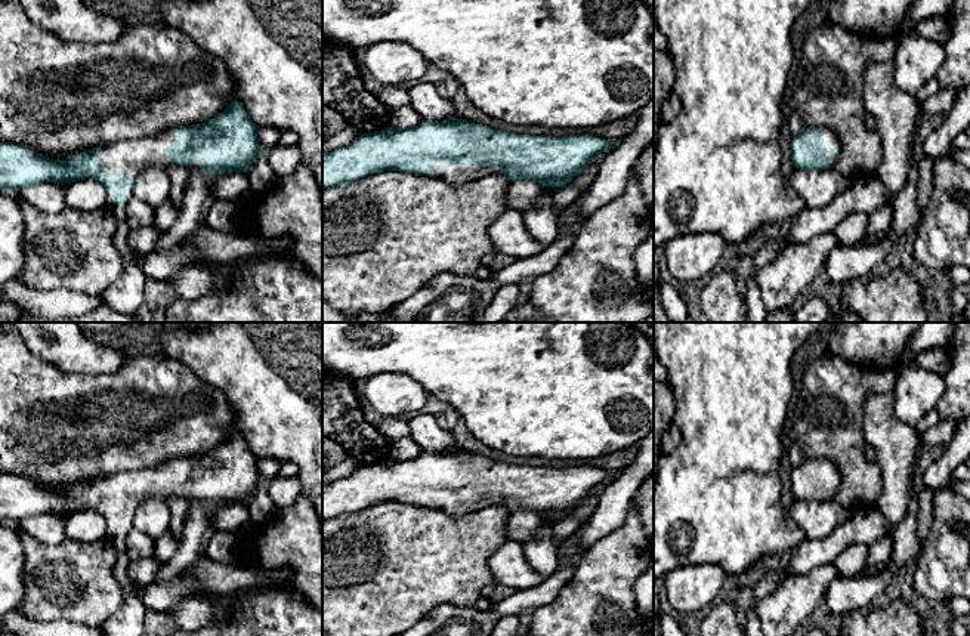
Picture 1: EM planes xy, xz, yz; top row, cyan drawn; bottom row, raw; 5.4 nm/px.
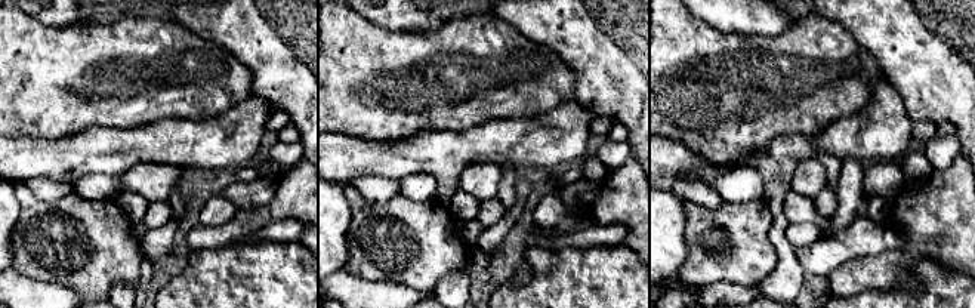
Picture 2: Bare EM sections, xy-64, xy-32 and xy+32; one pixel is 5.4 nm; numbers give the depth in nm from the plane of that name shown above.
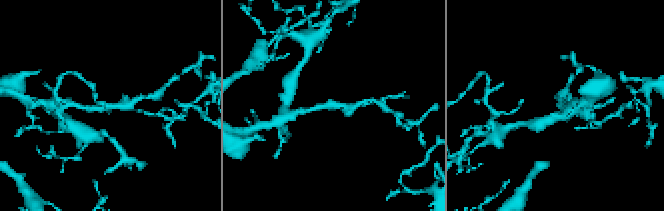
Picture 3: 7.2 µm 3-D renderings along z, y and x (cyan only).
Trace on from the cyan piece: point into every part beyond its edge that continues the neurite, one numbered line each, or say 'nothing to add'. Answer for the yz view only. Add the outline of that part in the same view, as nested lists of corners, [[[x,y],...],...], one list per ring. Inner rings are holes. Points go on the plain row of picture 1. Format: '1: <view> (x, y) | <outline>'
1: yz (830, 469) | [[[819,459],[824,463],[824,482],[828,484],[834,481],[834,478],[838,478],[838,485],[841,482],[841,475],[838,472],[838,467],[828,459]]]

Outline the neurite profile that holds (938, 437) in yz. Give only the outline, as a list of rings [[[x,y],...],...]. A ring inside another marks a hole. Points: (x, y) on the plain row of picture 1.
[[[940,419],[933,427],[920,435],[920,450],[940,451],[945,448],[952,441],[958,423],[958,420]]]

